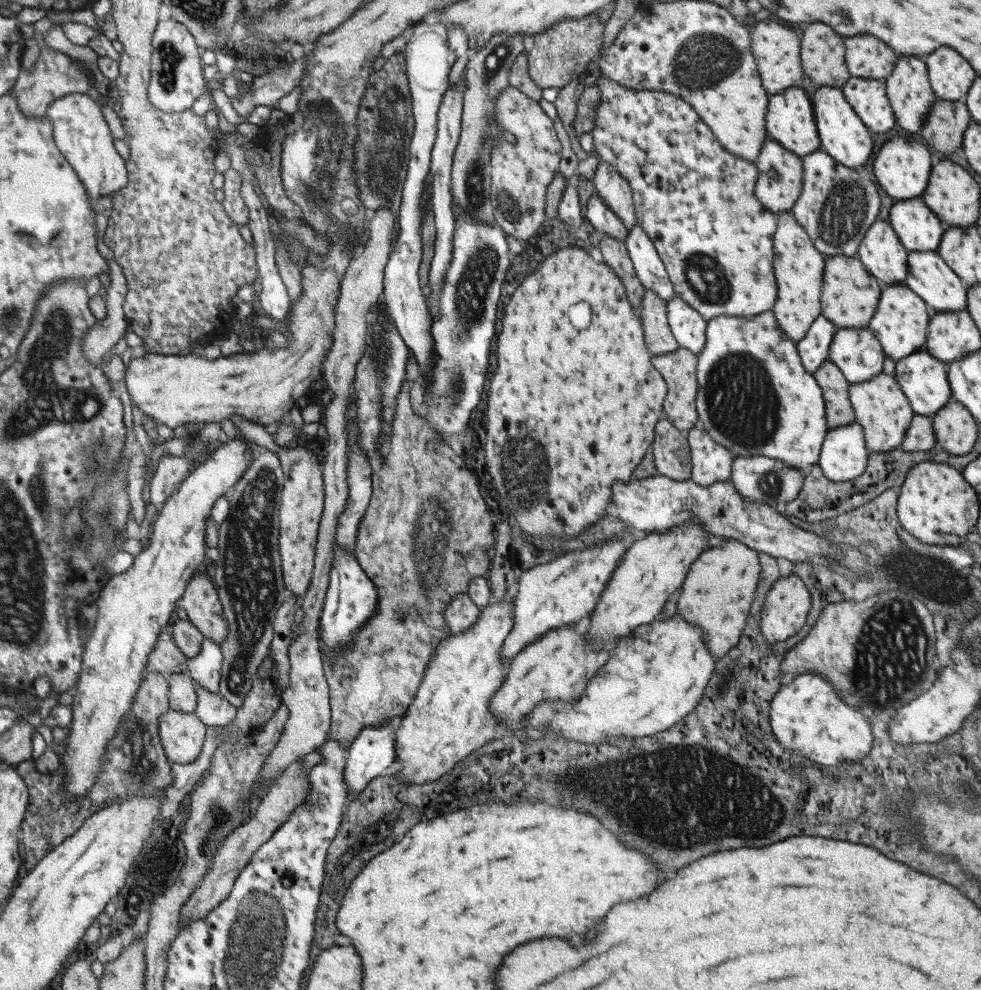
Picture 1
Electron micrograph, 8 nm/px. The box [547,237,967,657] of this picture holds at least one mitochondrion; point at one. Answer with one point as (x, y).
(740, 399)

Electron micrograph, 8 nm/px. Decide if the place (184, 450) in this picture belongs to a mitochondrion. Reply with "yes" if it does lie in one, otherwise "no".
no

